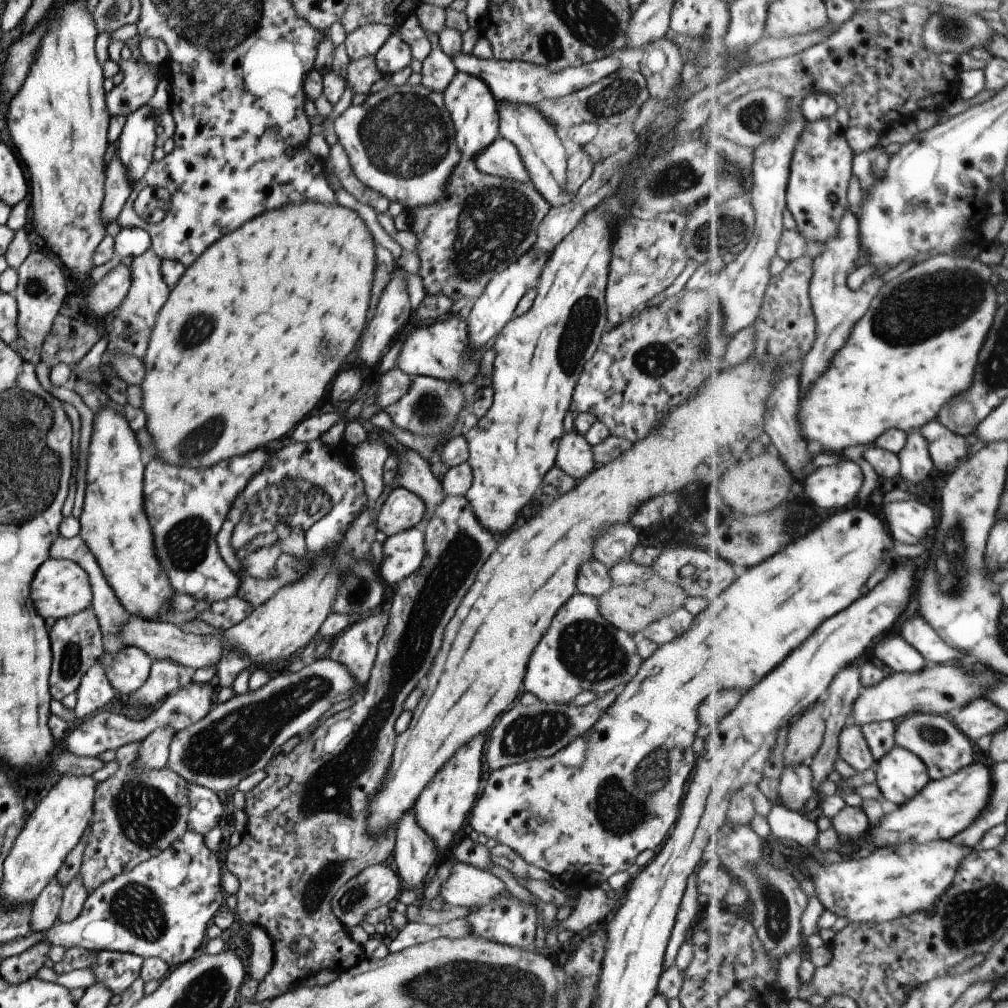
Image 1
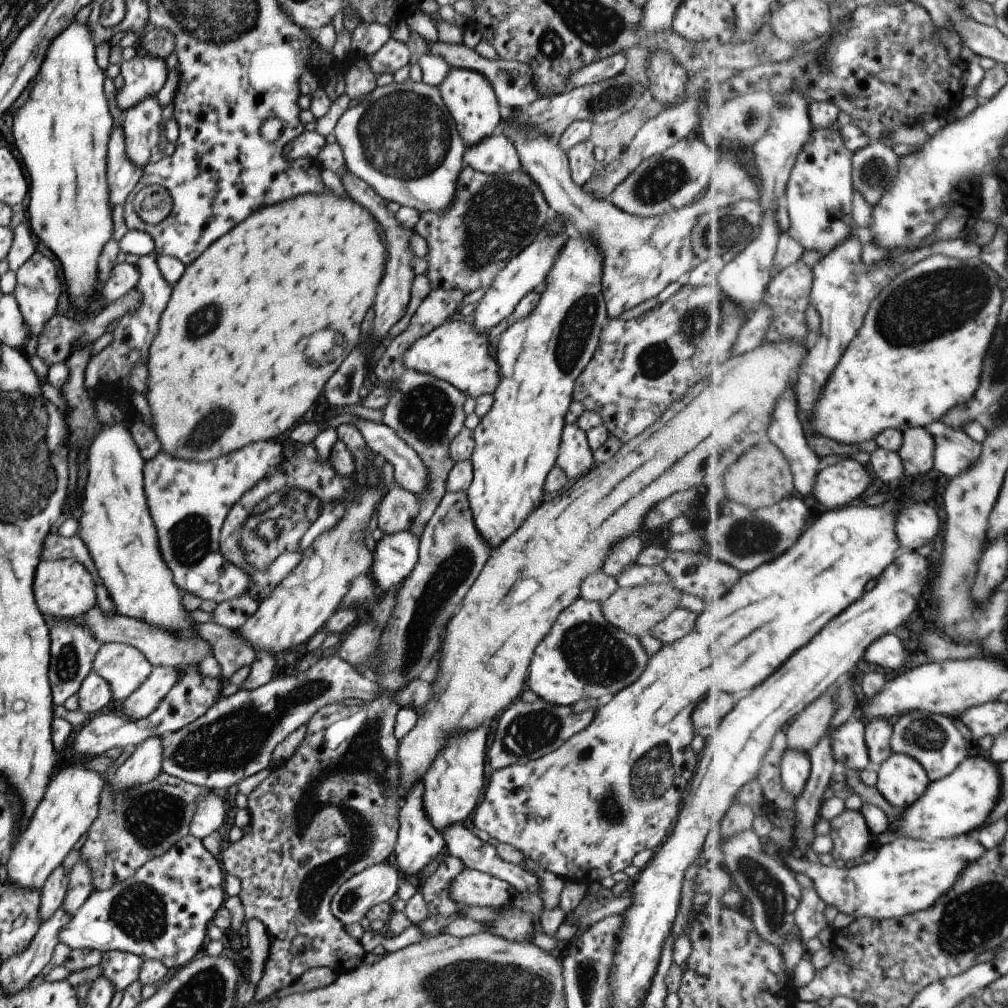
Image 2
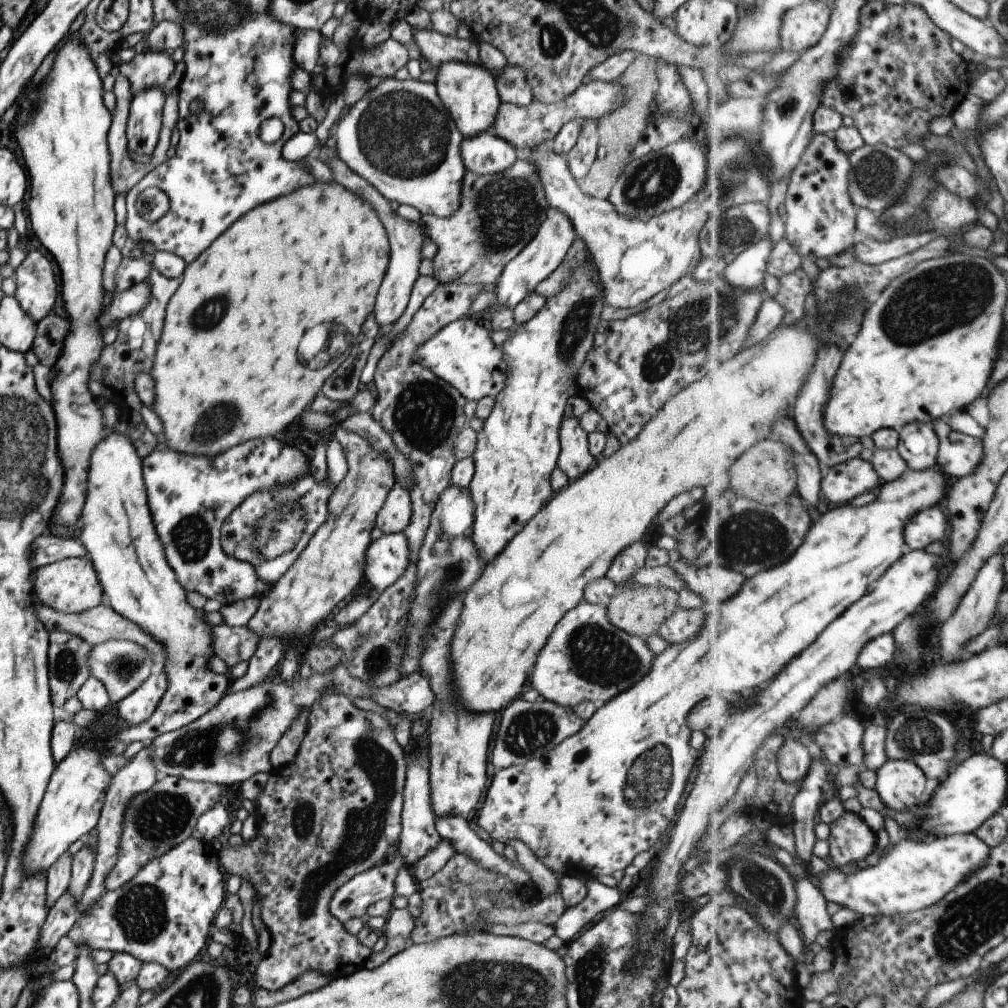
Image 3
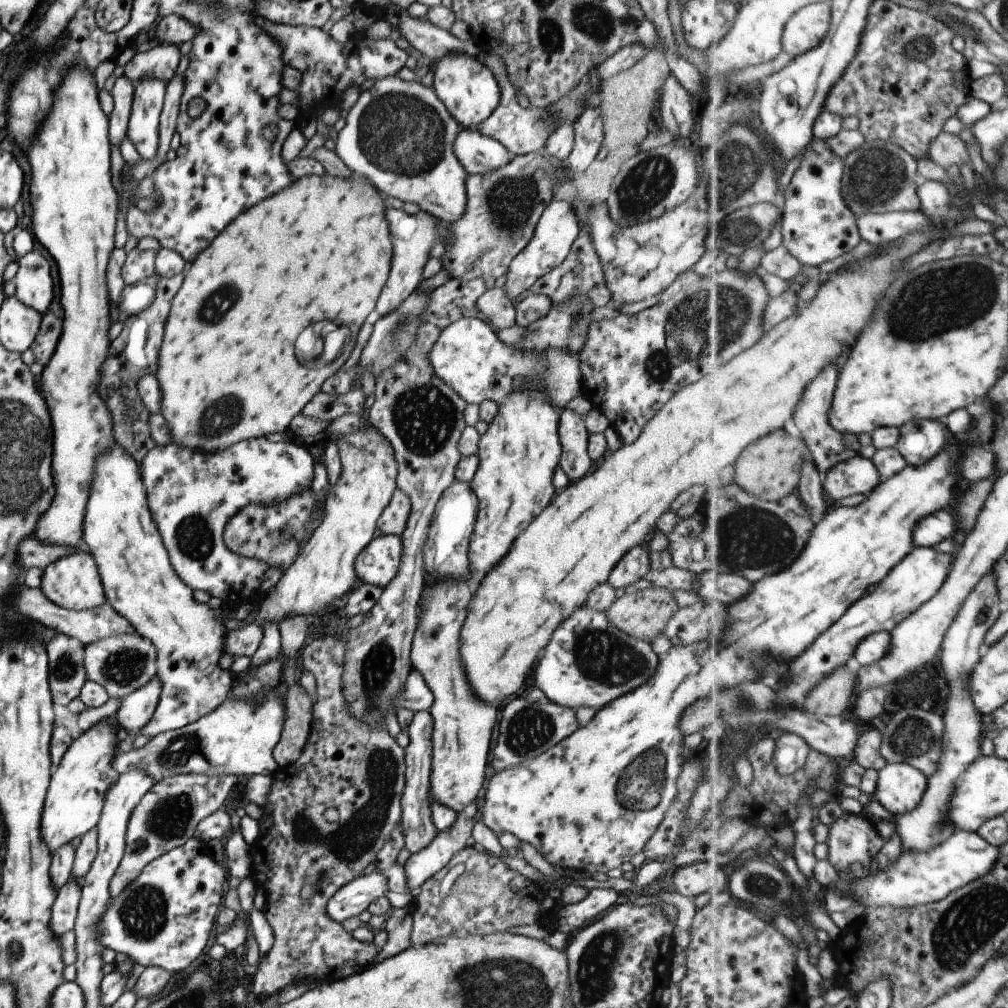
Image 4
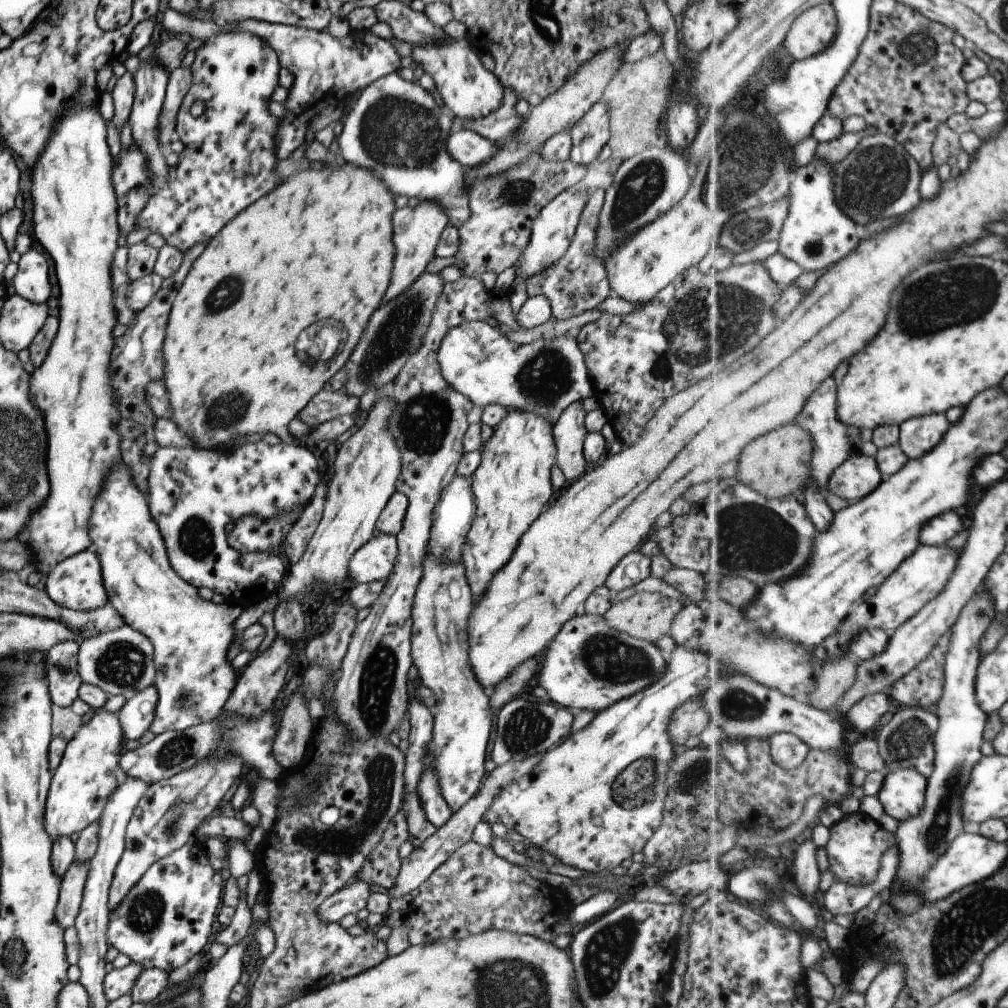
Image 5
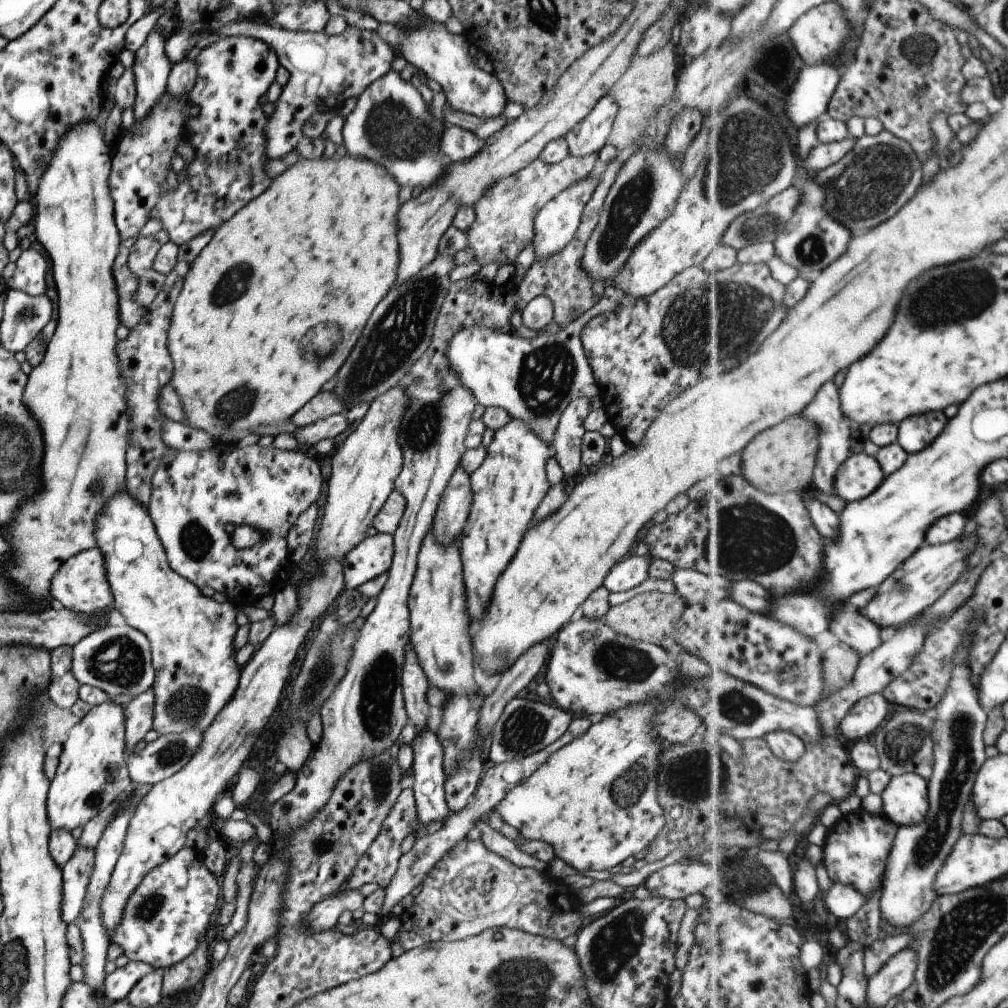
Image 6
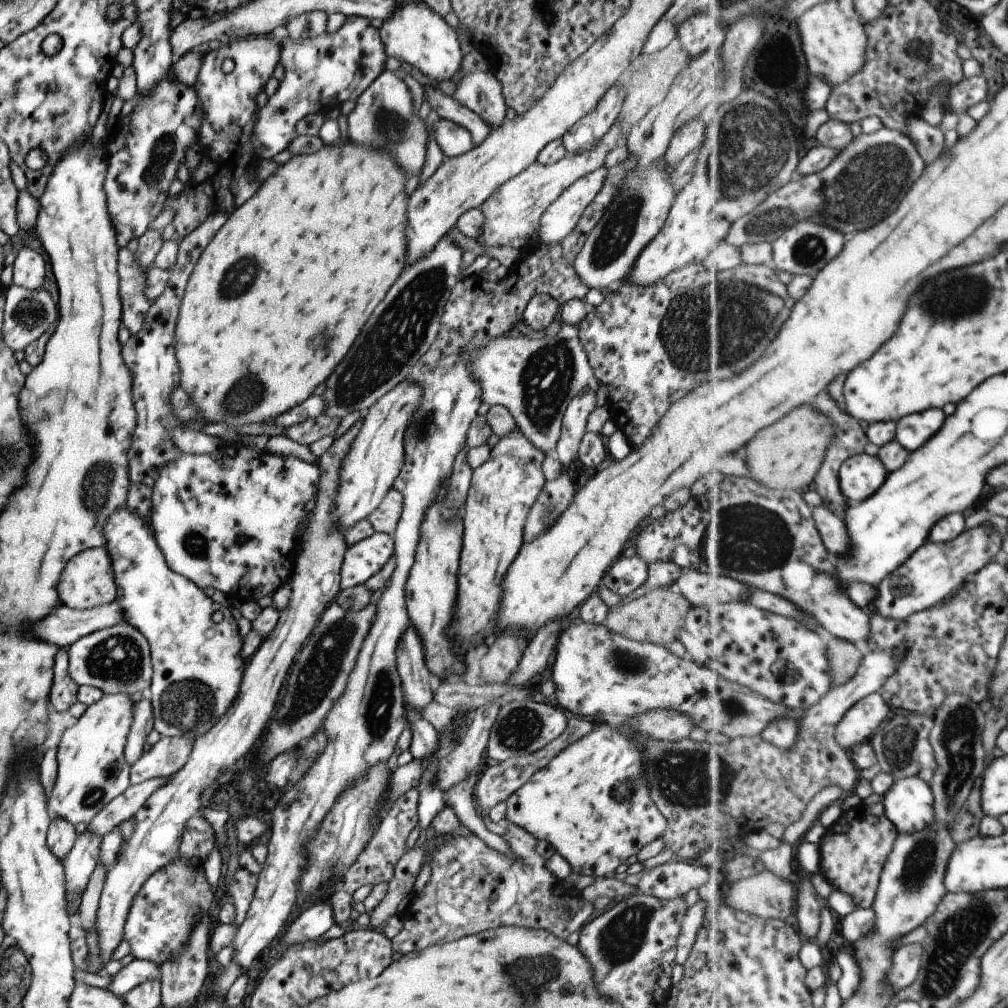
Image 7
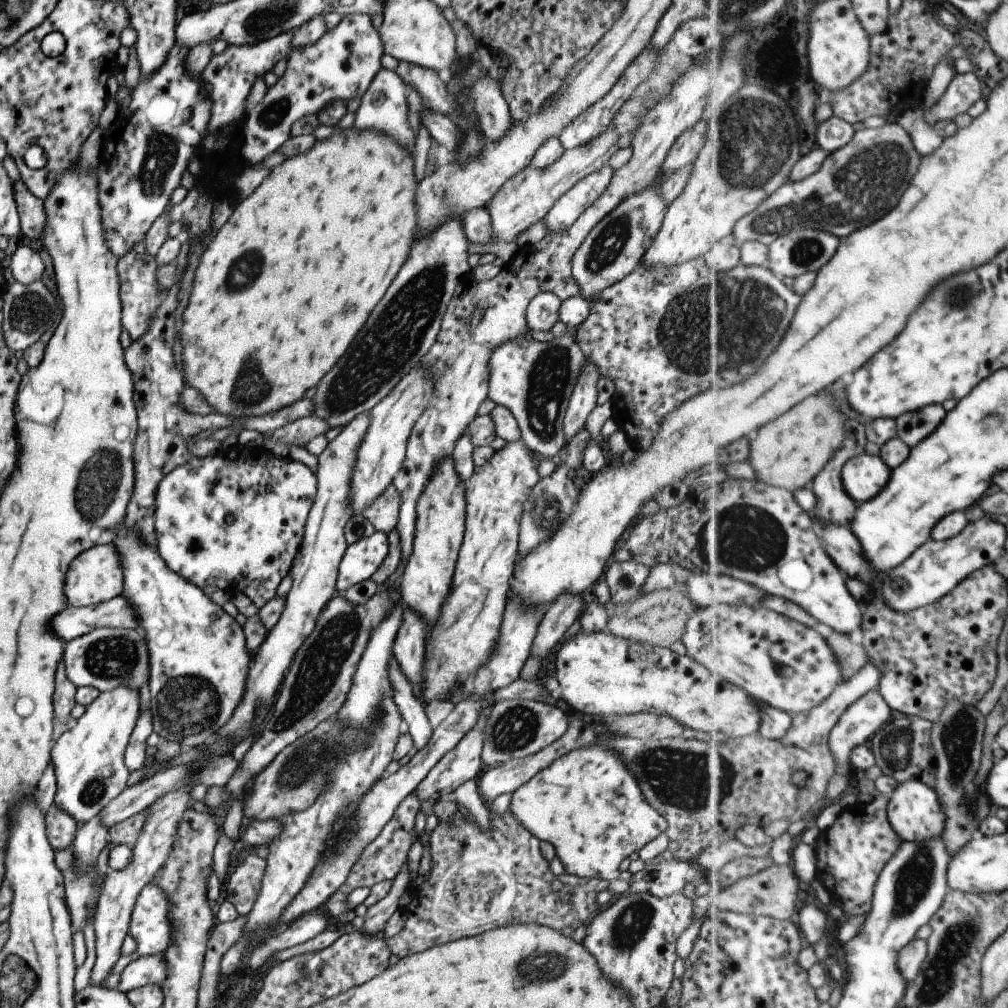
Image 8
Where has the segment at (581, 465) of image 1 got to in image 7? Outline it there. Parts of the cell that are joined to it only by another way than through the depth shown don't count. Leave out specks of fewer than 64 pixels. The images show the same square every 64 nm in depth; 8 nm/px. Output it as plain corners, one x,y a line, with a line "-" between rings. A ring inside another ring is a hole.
583,390
581,394
575,394
565,408
559,438
557,438
557,444
553,451
557,462
564,470
578,460
578,448
581,438
586,432
587,418
596,408
595,394
596,392
593,390

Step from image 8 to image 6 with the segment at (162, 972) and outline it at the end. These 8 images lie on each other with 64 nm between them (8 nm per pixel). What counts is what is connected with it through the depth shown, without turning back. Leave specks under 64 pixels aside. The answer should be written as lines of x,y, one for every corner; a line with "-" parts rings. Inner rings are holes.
129,961
125,966
115,968
113,972
104,976
102,994
111,1002
122,1000
137,984
137,980
149,974
151,970
154,969
143,962

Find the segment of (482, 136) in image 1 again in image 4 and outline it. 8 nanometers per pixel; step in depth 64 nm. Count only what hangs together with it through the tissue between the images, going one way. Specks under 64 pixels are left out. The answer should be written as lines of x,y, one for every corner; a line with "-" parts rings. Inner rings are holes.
455,51
430,62
432,88
446,111
463,129
475,129
489,116
500,99
500,88
492,72
478,58

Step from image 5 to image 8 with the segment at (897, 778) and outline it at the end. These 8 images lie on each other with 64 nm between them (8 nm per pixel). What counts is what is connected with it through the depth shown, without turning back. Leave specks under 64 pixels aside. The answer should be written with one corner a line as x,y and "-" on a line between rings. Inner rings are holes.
920,780
899,784
888,804
888,818
897,835
906,842
925,842
931,838
941,838
945,832
947,816
943,812
940,796
936,790

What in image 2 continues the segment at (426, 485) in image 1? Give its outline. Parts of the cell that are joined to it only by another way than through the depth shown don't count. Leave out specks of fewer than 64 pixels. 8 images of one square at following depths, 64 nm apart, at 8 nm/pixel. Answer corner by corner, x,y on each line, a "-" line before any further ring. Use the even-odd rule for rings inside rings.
368,419
349,422
363,437
365,444
393,468
392,482
413,494
425,488
425,469
419,457
388,426

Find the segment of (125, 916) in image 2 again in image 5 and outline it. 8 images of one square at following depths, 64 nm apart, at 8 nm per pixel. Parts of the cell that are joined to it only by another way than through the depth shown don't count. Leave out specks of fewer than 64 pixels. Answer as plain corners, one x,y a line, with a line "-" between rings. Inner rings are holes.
191,839
149,866
117,908
110,912
106,926
108,946
115,947
117,952
125,954
130,961
145,969
156,968
168,973
180,967
205,946
211,932
213,914
217,912
222,899
224,879
224,871
211,868
204,845

